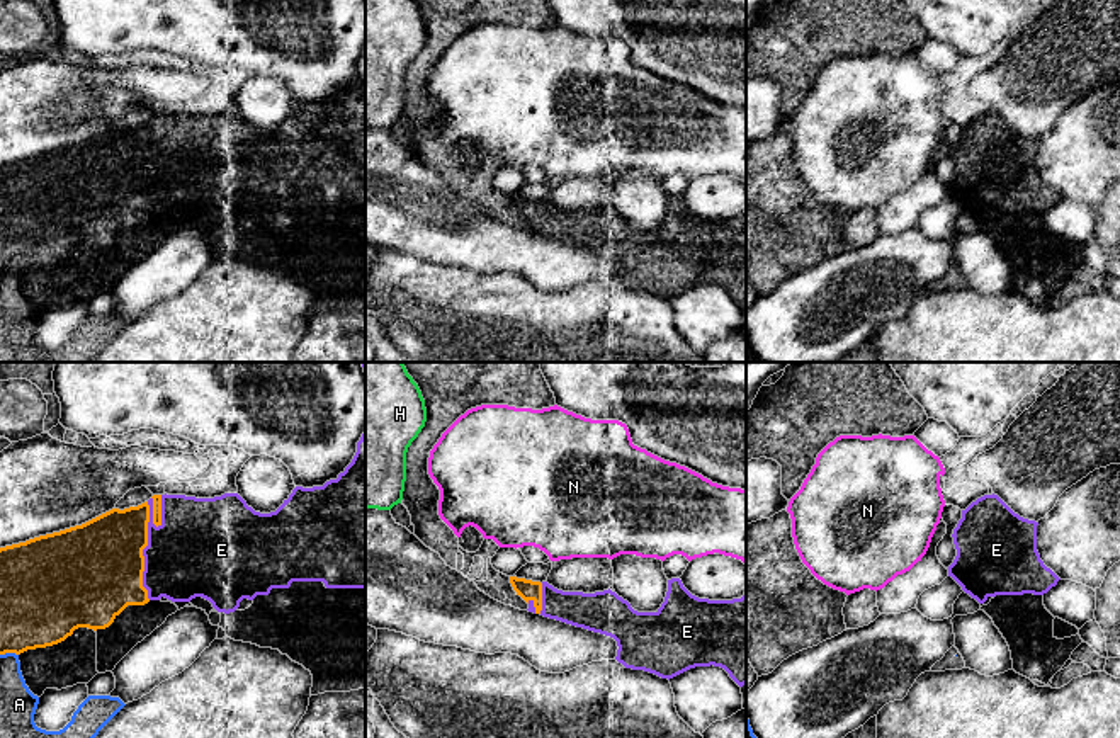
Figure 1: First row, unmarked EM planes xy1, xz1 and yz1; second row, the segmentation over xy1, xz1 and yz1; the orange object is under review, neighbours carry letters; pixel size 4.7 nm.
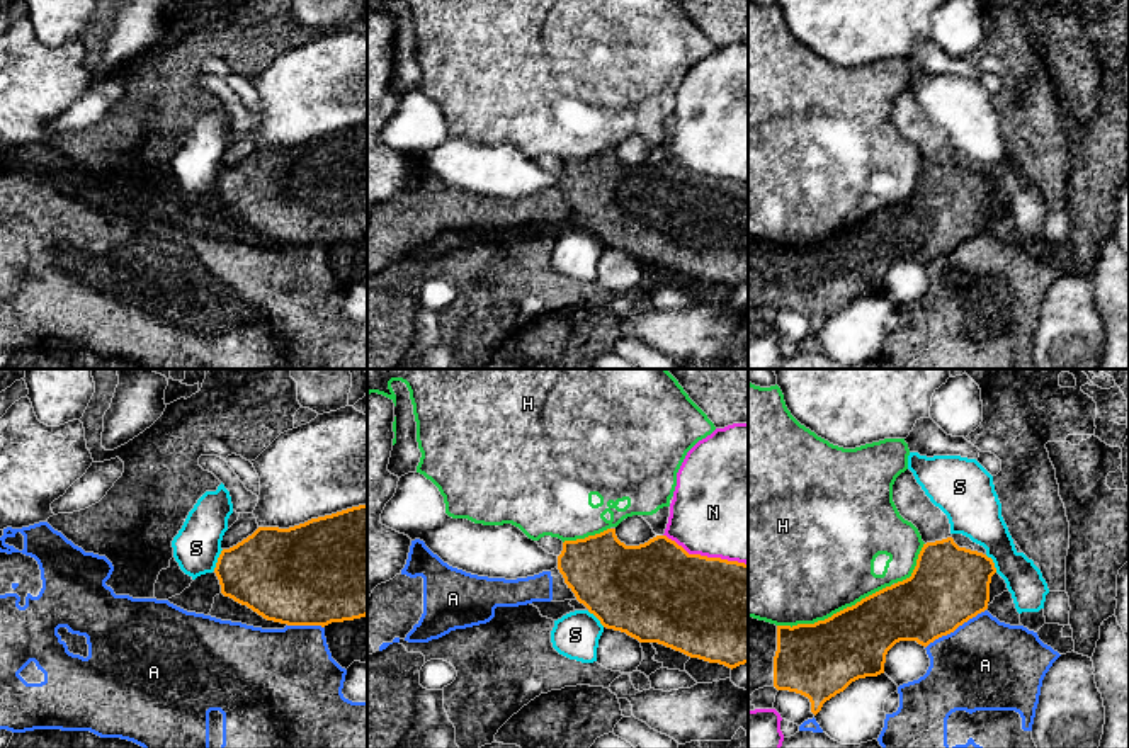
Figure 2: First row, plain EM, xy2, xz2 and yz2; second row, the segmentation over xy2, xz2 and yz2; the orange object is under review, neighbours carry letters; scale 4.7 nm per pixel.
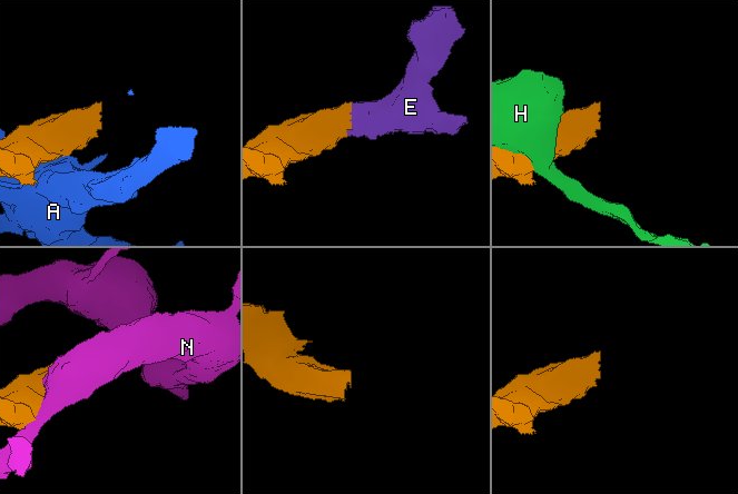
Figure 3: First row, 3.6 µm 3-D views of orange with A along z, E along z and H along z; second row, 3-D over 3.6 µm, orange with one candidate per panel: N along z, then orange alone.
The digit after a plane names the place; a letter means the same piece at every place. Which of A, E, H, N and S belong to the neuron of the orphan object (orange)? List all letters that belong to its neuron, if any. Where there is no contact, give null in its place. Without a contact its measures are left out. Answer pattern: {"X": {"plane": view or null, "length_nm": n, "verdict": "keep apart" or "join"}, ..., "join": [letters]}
{"A": {"plane": "yz2", "length_nm": 340, "verdict": "keep apart"}, "E": {"plane": "xy1", "length_nm": 500, "verdict": "join"}, "H": {"plane": "yz2", "length_nm": 600, "verdict": "keep apart"}, "N": {"plane": "xz2", "length_nm": 420, "verdict": "keep apart"}, "S": {"plane": "xy2", "length_nm": 120, "verdict": "keep apart"}, "join": ["E"]}

